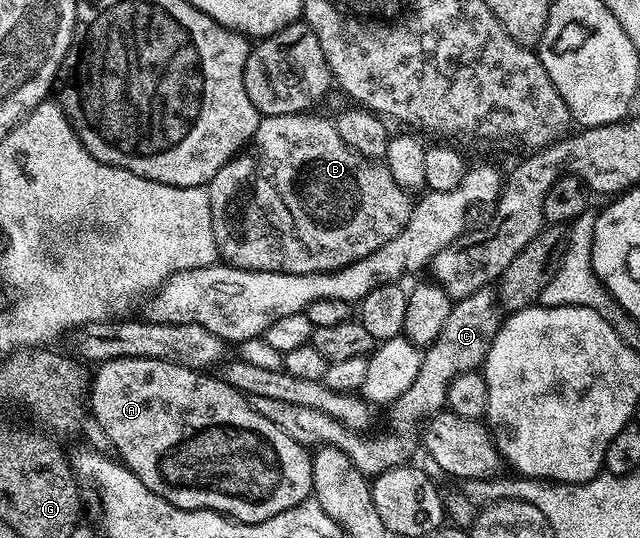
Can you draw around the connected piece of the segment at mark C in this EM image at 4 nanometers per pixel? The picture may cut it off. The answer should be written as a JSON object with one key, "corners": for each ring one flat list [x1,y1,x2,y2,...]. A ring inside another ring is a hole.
{"corners":[[492,287,475,290,475,294,454,303,451,314,447,314,447,323,444,324,443,330,439,330,439,338,435,338,435,342,424,349,421,369,415,382,411,382,409,389,399,394,399,398,393,401,388,409,397,436,385,436,382,440,365,440,369,438,350,432,327,414,311,410,307,406,291,406,291,402,278,402,276,398,253,395,248,397,249,405,303,445,328,446,343,450,363,475,372,478,408,461,405,459,413,448,413,431,416,428,418,431,419,421,434,416,446,407,445,395,451,380,464,372,476,372,484,365,485,355,491,350,495,334,500,330,502,323,503,309]]}

